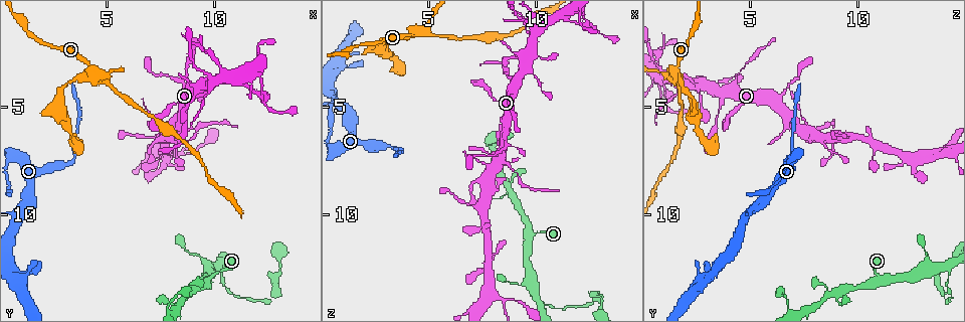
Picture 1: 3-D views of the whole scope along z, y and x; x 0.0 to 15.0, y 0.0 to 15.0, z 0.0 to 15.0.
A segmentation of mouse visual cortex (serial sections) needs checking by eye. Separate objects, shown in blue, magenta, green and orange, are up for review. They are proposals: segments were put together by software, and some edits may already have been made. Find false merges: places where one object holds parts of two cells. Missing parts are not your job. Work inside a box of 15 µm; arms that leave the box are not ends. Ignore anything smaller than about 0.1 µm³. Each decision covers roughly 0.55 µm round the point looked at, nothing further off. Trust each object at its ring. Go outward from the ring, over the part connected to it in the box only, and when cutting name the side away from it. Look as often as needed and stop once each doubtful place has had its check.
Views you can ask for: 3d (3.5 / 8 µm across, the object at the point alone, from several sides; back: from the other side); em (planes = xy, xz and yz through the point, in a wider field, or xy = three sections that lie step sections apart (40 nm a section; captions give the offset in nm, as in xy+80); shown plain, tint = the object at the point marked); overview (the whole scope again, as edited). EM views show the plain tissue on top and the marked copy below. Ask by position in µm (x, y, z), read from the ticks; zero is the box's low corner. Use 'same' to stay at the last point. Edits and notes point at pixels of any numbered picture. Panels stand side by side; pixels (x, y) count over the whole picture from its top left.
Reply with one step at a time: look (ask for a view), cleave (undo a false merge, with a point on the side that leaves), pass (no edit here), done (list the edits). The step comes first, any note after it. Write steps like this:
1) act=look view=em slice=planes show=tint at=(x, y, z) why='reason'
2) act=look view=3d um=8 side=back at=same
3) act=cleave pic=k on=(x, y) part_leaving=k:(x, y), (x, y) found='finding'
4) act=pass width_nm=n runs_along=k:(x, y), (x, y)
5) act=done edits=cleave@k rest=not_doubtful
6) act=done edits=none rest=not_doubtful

act=look view=3d um=3.5 at=(4.3, 3.4, 1.5) why='four-way junction'

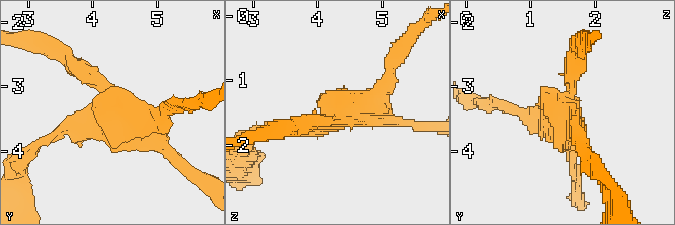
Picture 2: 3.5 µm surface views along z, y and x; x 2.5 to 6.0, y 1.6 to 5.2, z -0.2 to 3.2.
act=look view=em slice=xy step=3 show=tint at=(4.35, 3.30, 1.50) arms=4 arm_widths_nm=200,250,250,250

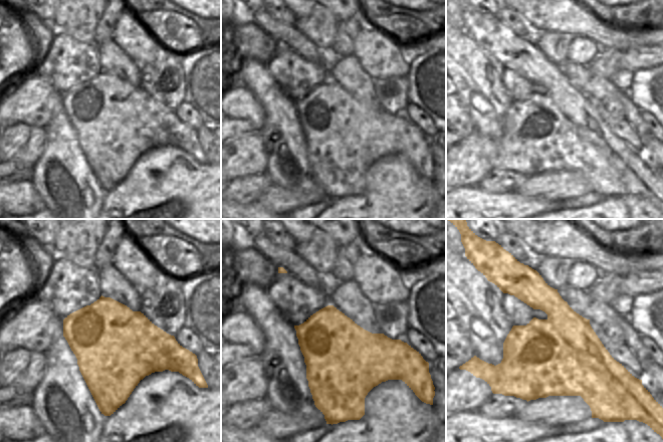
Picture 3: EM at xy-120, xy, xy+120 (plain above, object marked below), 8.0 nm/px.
act=cleave pic=2 on=(389, 78) part_leaving=2:(115, 101), (38, 145) found='two cells meet here'

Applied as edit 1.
act=look view=3d um=3.5 at=(2.8, 7.8, 6.8) why='thick turns thin'

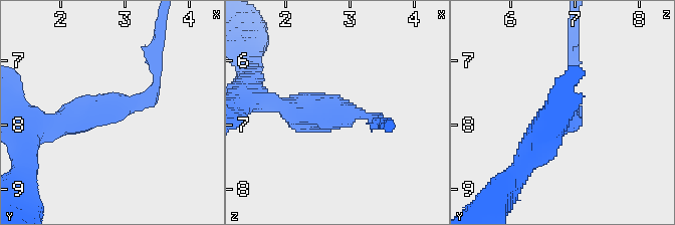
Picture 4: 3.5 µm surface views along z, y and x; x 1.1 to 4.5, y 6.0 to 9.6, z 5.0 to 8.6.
act=look view=em slice=xy step=5 show=tint at=(2.80, 7.70, 6.85)

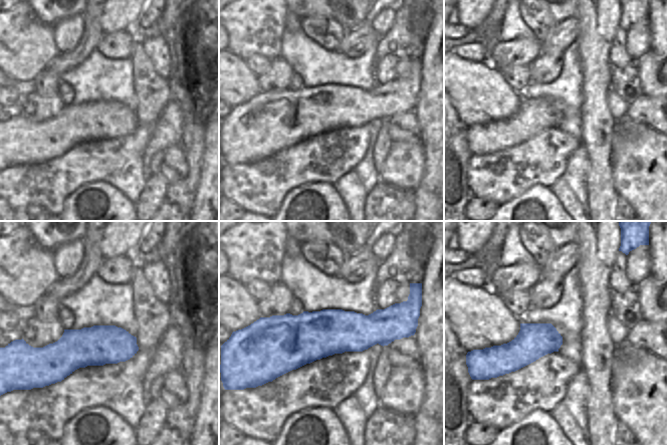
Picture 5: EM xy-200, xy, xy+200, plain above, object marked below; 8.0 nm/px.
act=pass arm_widths_nm=200,400 runs_along=4:(51, 125), (147, 99), (156, 72) found='continuous, no second cell'

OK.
act=look view=em slice=xy step=5 show=tint at=(9.6, 3.3, 1.0) why='sudden change in width'

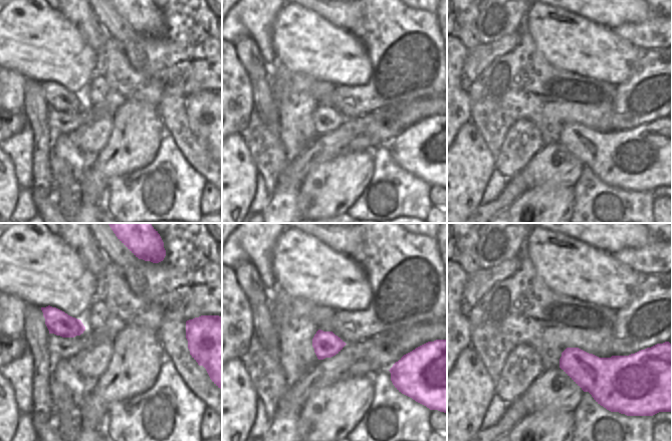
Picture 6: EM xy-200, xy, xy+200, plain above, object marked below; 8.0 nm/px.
act=look view=3d um=3.5 at=same why='see where the arms go'

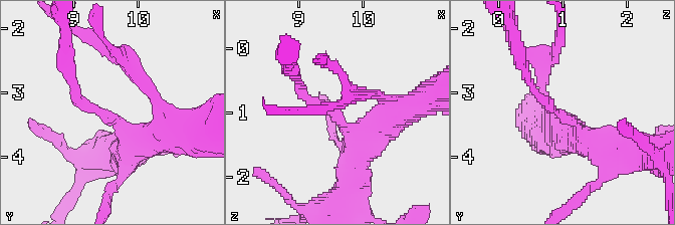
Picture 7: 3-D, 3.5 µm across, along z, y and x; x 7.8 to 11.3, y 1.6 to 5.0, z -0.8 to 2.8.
act=pass arm_widths_nm=150,450 runs_along=7:(618, 149), (597, 146), (532, 86) found='continuous, no second cell'

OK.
act=look view=3d um=8 side=back at=(10.5, 13.3, 14.1)

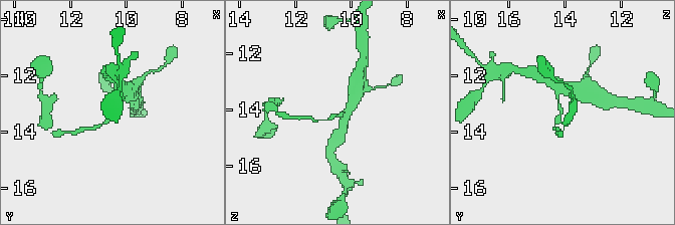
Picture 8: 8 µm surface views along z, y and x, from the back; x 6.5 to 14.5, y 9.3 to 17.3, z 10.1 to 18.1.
act=look view=3d um=3.5 at=(10.5, 13.4, 14.2) why='zoom in'

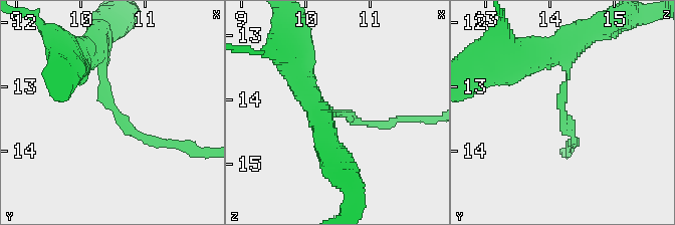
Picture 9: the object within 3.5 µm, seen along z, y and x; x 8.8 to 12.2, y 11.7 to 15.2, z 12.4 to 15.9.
act=look view=em slice=xy step=3 show=tint at=(10.45, 13.35, 14.15) arm_widths_nm=150,250

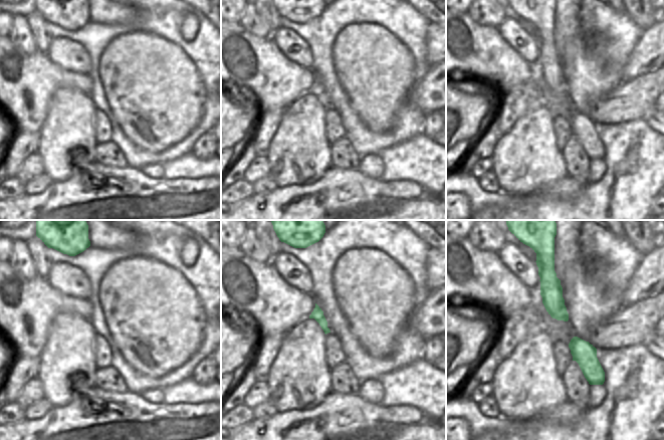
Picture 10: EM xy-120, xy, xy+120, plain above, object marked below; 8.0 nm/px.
act=pass runs_along=9:(314, 108), (367, 124), (392, 121) found='one cell here'

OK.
act=done edits=cleave@2 rest=not_doubtful

